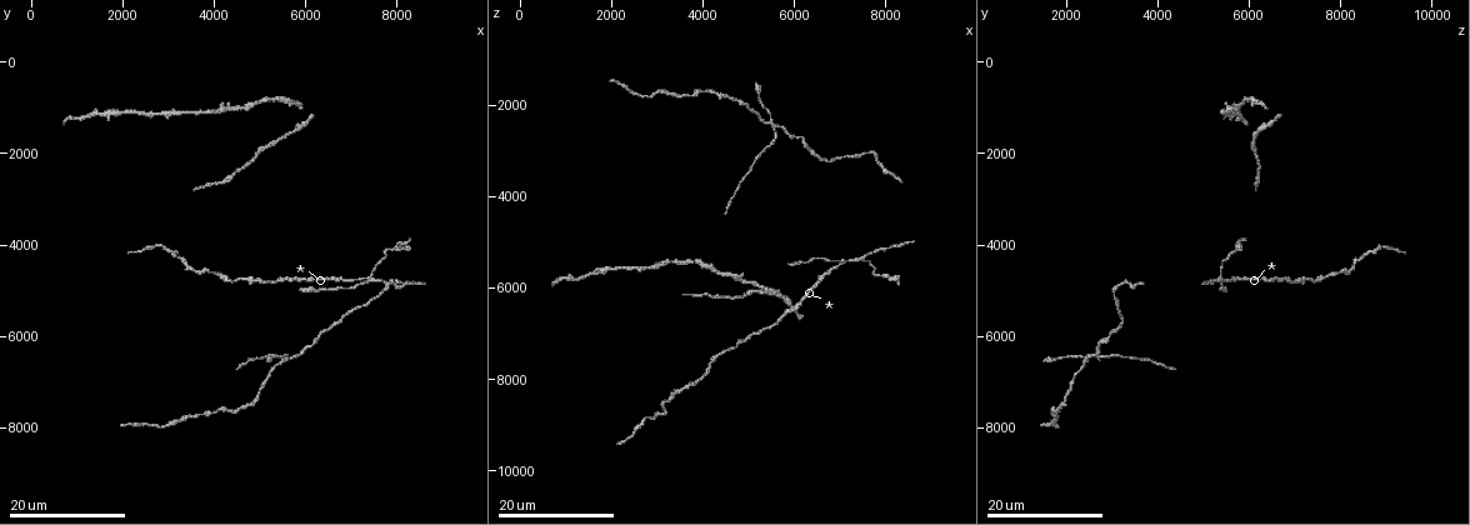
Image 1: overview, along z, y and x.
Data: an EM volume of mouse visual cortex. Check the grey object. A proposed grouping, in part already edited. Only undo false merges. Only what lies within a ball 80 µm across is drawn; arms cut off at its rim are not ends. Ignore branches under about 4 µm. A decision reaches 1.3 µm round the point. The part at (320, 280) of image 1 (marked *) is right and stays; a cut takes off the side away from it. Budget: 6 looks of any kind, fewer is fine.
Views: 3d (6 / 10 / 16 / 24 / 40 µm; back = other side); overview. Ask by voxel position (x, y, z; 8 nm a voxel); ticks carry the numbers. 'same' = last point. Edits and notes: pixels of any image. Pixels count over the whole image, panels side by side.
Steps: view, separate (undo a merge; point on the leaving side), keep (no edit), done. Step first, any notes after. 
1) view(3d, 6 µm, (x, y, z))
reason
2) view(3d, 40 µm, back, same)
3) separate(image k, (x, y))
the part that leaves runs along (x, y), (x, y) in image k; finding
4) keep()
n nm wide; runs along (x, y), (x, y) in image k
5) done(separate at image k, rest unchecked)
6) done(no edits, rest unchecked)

view(3d, 16 µm, (7400, 4700, 5350))
four or more arms meet

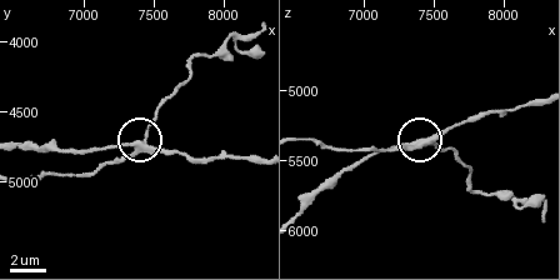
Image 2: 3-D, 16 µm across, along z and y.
view(3d, 6 µm, (7420, 4740, 5380))

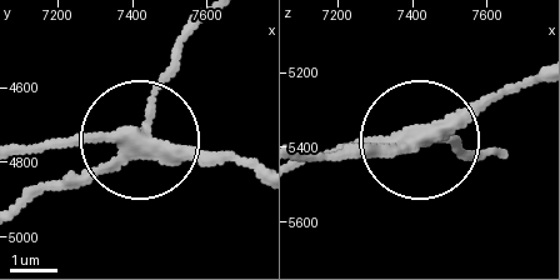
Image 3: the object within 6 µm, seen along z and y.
separate(image 3, (76, 188))
side arm 13 µm; the part that leaves runs along (138, 145), (154, 89), (193, 30) in image 3; two neurons meet here

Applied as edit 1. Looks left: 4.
view(3d, 24 µm, (4250, 2600, 6200))

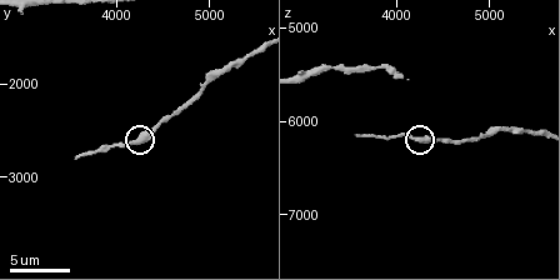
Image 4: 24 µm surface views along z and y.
view(3d, 10 µm, (4200, 2600, 6200))

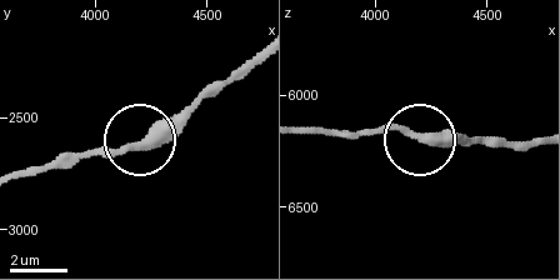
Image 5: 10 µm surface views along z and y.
view(3d, 10 µm, back, (4230, 2610, 6190))

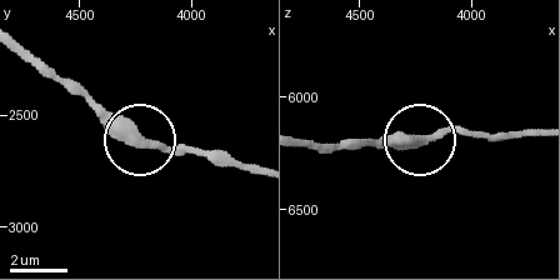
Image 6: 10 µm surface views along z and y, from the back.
keep()
380 nm wide; one neuron here

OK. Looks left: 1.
done(separate at image 3, rest unchecked)

